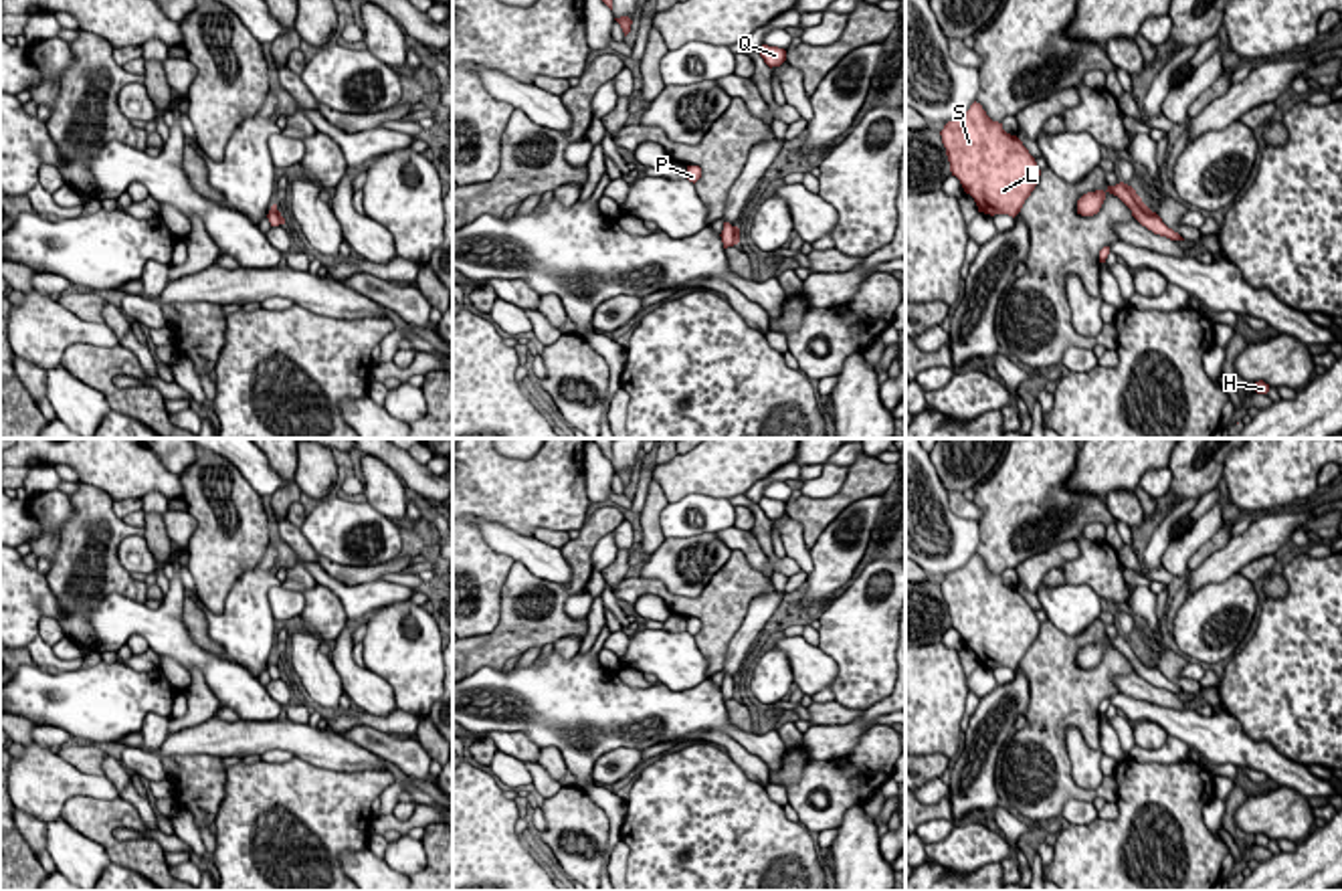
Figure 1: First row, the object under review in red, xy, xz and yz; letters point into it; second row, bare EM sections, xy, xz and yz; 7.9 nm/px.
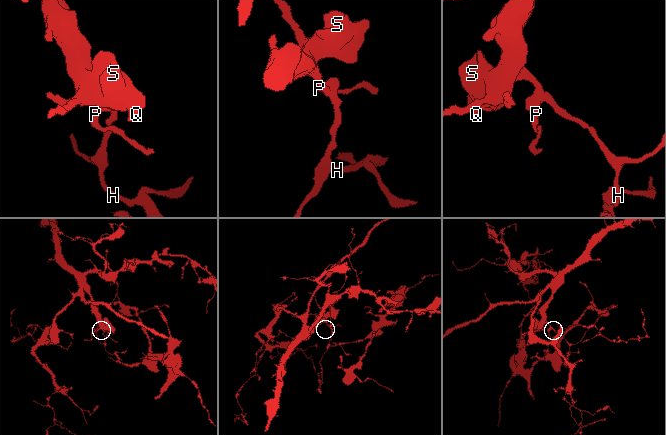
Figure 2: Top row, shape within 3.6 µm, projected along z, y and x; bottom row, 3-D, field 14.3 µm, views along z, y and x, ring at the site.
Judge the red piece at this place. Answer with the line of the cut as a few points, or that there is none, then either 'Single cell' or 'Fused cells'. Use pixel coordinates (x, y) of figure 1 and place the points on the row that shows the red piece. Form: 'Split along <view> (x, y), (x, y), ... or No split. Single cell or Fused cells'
Split along yz (1151, 211), (1151, 221), (1144, 225). Fused cells

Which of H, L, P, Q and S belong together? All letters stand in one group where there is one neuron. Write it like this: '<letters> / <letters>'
H / L P Q S

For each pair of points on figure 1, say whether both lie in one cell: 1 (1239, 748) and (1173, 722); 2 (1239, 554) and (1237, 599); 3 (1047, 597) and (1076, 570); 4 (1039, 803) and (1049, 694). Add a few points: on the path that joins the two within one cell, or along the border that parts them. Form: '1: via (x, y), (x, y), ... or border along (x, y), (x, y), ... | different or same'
1: via (1223, 742), (1189, 726) | same
2: border along (1239, 570), (1195, 590) | different
3: border along (1066, 582), (1084, 582), (1108, 607) | different
4: via (1039, 776), (1039, 746), (1047, 720) | same

